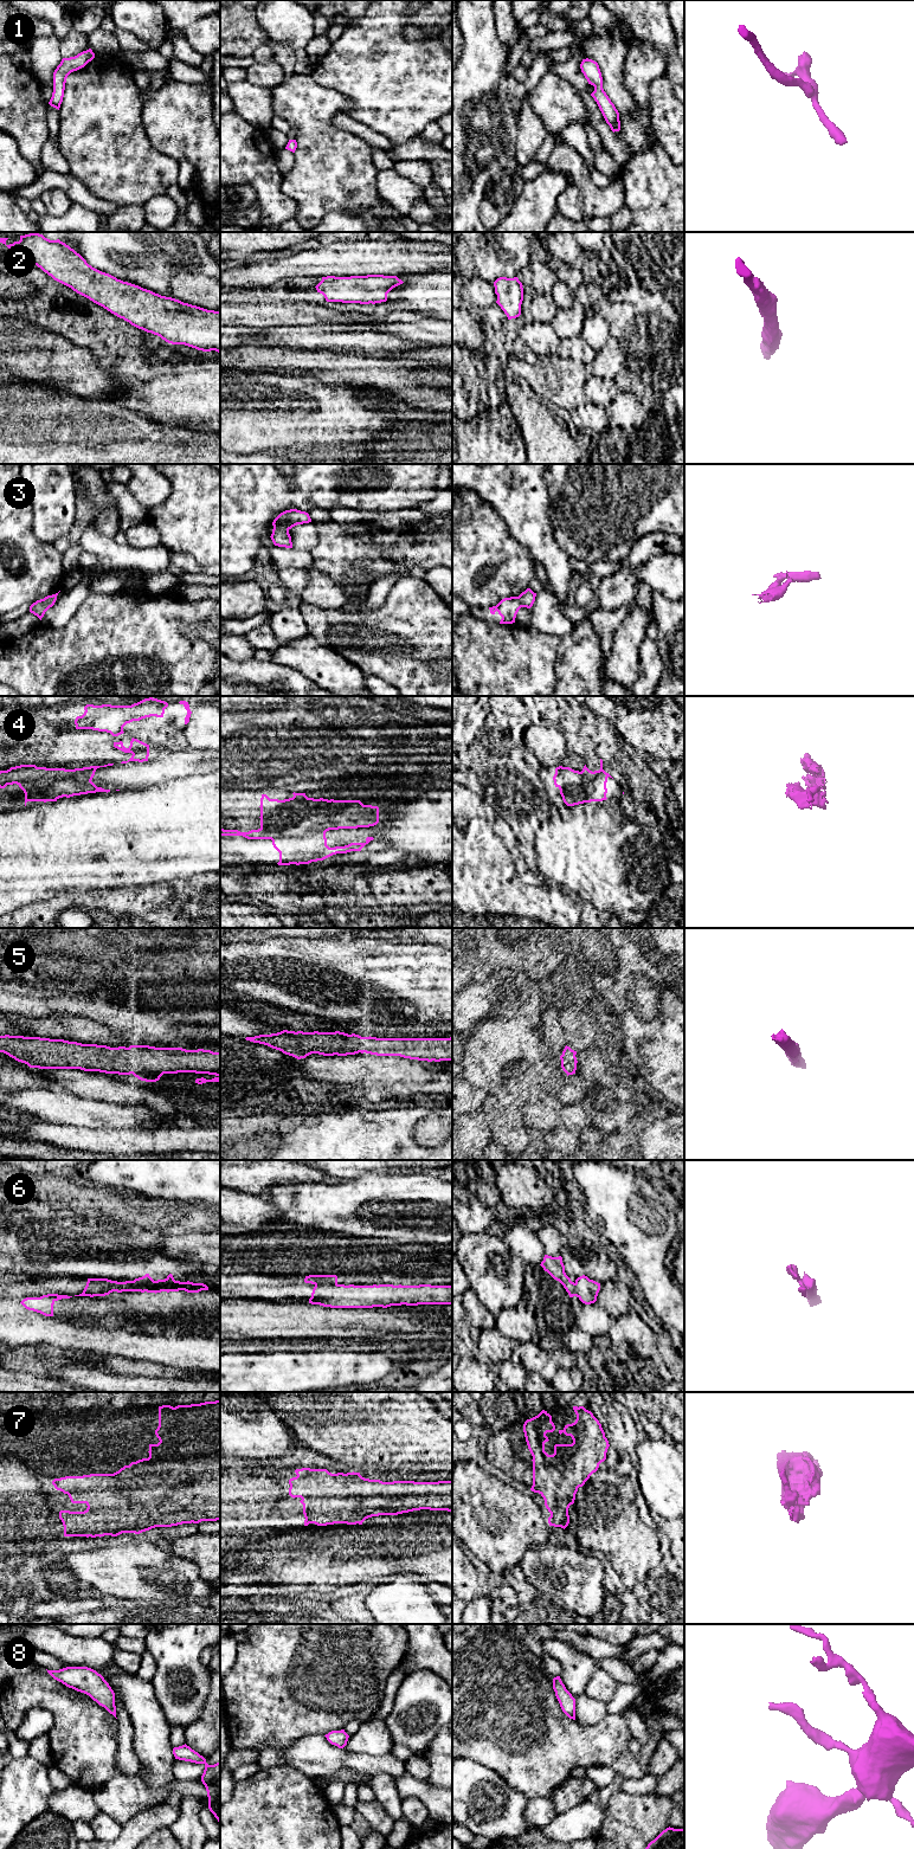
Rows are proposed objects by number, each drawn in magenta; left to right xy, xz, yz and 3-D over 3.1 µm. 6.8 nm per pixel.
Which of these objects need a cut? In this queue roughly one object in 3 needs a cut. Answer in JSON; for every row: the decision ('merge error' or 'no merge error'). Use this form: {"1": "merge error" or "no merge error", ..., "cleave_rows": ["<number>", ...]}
{"1": "no merge error", "2": "no merge error", "3": "no merge error", "4": "merge error", "5": "no merge error", "6": "merge error", "7": "no merge error", "8": "no merge error", "cleave_rows": ["4", "6"]}

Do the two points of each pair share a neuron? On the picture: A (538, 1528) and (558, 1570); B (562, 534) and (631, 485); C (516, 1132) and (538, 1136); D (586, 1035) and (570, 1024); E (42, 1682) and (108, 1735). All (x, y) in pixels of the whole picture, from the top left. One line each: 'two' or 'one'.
A: two
B: one
C: two
D: one
E: one

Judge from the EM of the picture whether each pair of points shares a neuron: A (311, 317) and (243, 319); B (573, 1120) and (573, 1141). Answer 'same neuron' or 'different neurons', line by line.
A: same neuron
B: different neurons

